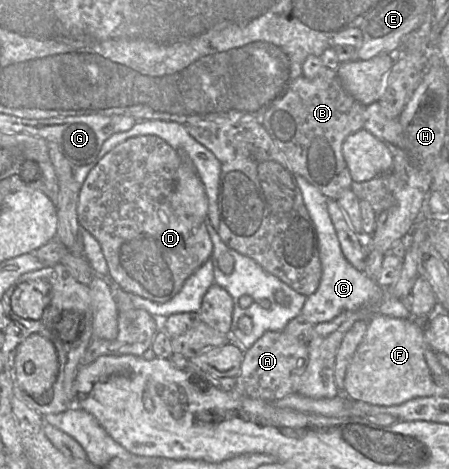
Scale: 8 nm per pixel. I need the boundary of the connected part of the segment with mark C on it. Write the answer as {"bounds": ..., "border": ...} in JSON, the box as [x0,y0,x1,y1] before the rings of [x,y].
{"bounds":[294,173,410,324],"border":[[[294,173],[294,176],[316,229],[322,268],[319,287],[315,293],[307,297],[299,316],[307,322],[318,324],[330,322],[346,311],[371,308],[379,315],[410,318],[408,306],[404,301],[392,296],[376,280],[371,279],[364,271],[357,270],[347,261],[328,212],[329,199],[299,174]]]}

